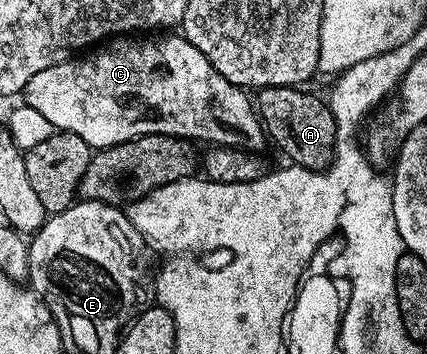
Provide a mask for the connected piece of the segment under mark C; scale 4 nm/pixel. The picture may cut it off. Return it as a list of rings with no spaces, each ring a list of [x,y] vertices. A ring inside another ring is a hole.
[[[172,35],[153,36],[156,38],[154,38],[153,41],[146,42],[145,45],[140,41],[136,41],[140,39],[112,39],[103,46],[105,49],[102,50],[101,53],[89,52],[87,55],[80,55],[75,59],[69,59],[62,63],[58,63],[54,67],[46,67],[46,71],[38,71],[38,75],[34,75],[34,79],[30,79],[30,83],[26,83],[26,87],[22,94],[23,104],[34,107],[34,111],[42,111],[42,116],[44,116],[45,119],[50,119],[53,130],[78,135],[78,139],[82,139],[87,145],[92,146],[93,150],[108,149],[111,145],[117,145],[118,143],[129,141],[135,137],[150,135],[151,133],[161,133],[162,135],[170,135],[171,137],[182,137],[193,143],[209,141],[207,144],[212,147],[260,151],[260,148],[264,145],[264,141],[266,145],[266,134],[257,110],[254,108],[253,98],[249,96],[241,86],[226,80],[221,73],[212,66],[210,59],[206,59],[206,55],[202,55],[202,51],[198,51],[198,47],[191,45],[183,35],[176,35],[176,37],[168,36]]]

